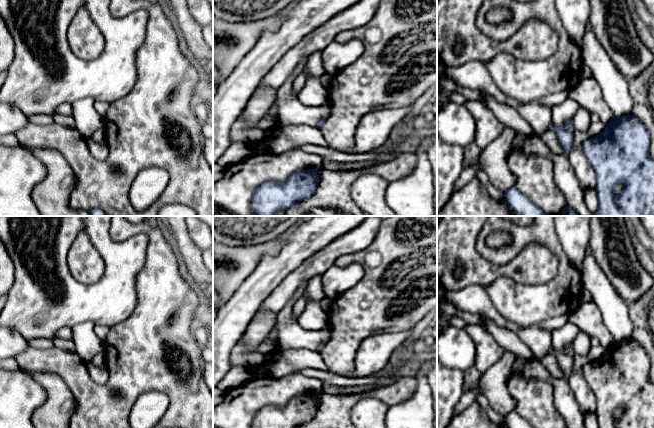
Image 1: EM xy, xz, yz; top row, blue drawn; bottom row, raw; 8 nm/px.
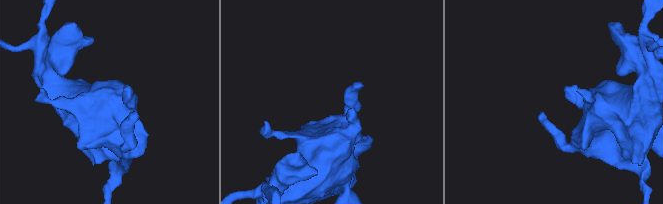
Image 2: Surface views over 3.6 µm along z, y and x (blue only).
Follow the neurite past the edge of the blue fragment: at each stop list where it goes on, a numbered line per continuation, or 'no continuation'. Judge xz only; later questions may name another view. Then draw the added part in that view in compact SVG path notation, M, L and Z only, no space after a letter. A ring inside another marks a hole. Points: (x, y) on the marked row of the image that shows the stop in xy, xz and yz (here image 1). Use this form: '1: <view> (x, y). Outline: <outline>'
no continuation

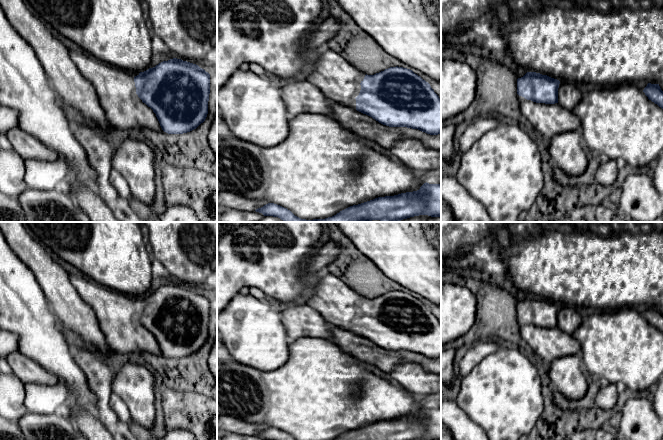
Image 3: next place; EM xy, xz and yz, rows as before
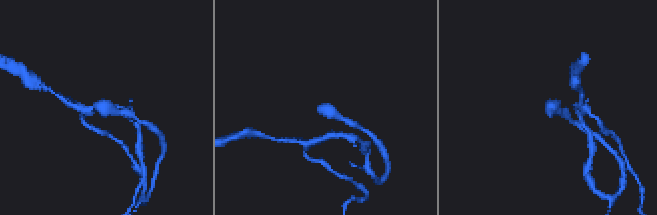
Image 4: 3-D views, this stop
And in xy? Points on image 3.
1: xy (115, 87). Outline: M69 50L81 75L93 84L107 121L121 130L136 128L163 131L153 110L136 94L134 77L139 73L106 64L95 57Z

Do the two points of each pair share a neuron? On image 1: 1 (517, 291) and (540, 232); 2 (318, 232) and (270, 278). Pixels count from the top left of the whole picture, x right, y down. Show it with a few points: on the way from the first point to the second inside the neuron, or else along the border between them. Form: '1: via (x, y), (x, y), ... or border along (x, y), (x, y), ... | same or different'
1: via (539, 292), (547, 292), (563, 276), (561, 254) | same
2: via (306, 241), (281, 266) | same

